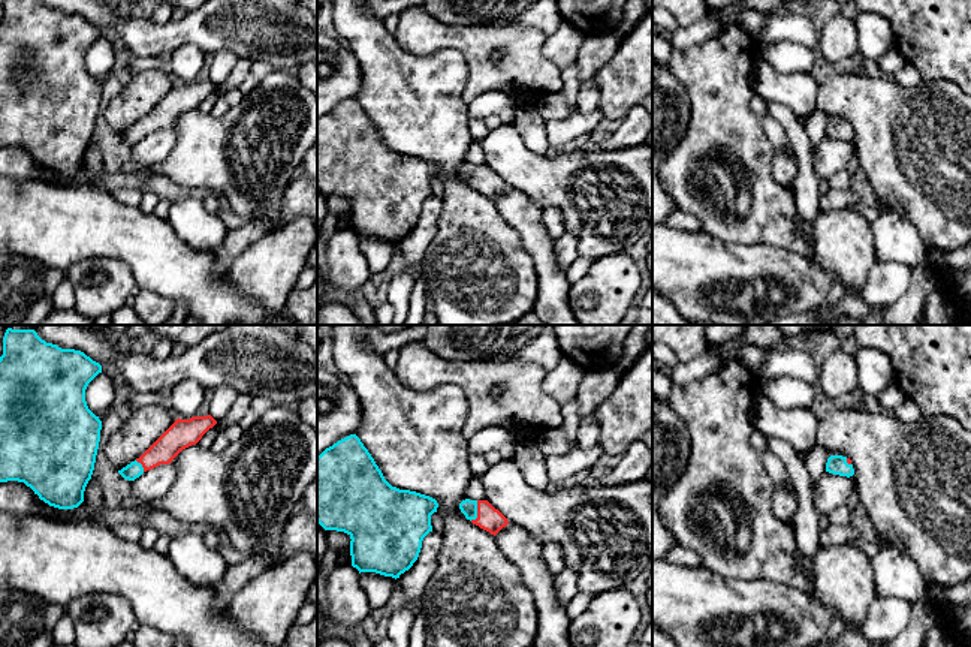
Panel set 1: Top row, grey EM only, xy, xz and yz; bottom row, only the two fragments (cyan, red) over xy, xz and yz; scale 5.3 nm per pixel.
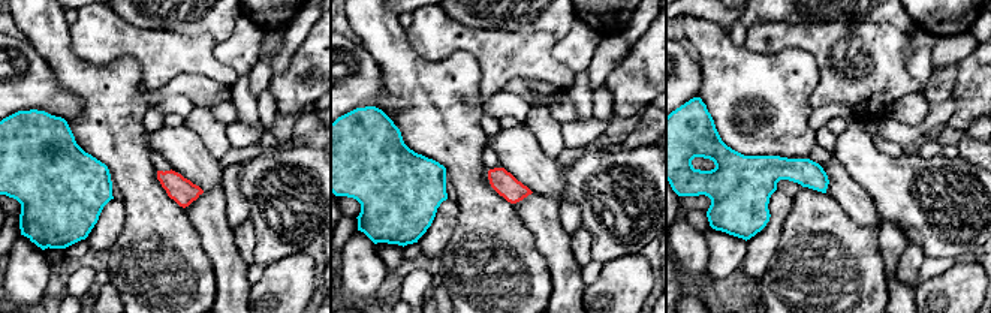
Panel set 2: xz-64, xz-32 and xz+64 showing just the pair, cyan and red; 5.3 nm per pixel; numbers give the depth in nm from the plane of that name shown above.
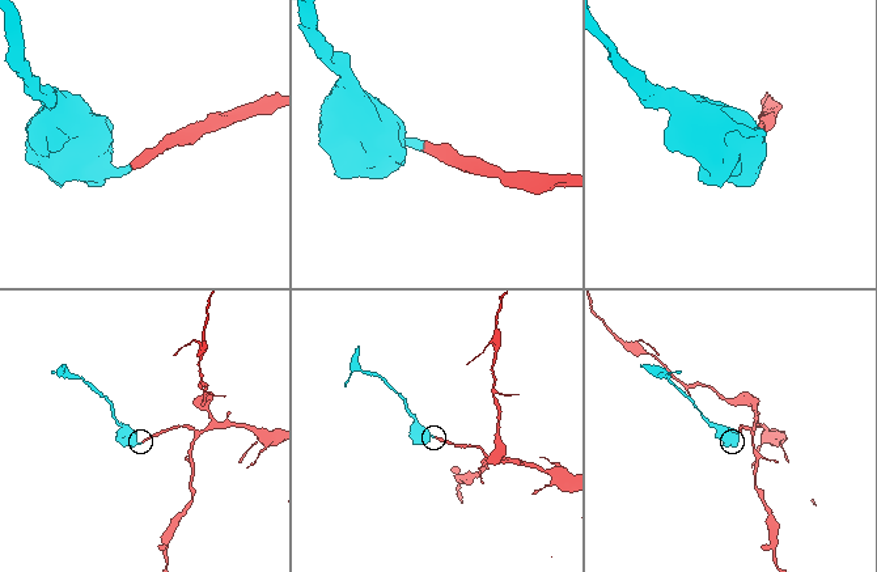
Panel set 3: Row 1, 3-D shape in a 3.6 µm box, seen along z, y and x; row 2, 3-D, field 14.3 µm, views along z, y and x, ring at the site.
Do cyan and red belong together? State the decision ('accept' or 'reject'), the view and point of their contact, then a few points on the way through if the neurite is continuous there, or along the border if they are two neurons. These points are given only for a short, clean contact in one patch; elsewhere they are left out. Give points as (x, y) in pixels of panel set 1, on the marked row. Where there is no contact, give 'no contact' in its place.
accept; contact xz (476, 512); way xz (469, 508), (476, 512), (488, 518)

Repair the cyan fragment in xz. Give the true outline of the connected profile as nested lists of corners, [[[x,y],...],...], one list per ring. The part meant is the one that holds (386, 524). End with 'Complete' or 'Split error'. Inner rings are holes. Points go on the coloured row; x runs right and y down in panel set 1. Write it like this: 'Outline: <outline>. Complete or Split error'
Outline: [[[350,434],[317,455],[317,523],[325,530],[350,536],[352,566],[399,578],[417,560],[423,538],[432,532],[435,499],[392,487],[356,434]]]. Complete

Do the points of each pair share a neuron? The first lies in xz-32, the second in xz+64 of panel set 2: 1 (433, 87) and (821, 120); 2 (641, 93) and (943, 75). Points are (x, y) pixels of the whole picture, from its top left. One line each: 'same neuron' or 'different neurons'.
1: different neurons
2: different neurons

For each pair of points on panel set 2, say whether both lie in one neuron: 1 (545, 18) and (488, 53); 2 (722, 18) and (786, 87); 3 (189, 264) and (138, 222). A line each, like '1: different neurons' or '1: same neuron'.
1: different neurons
2: different neurons
3: same neuron

